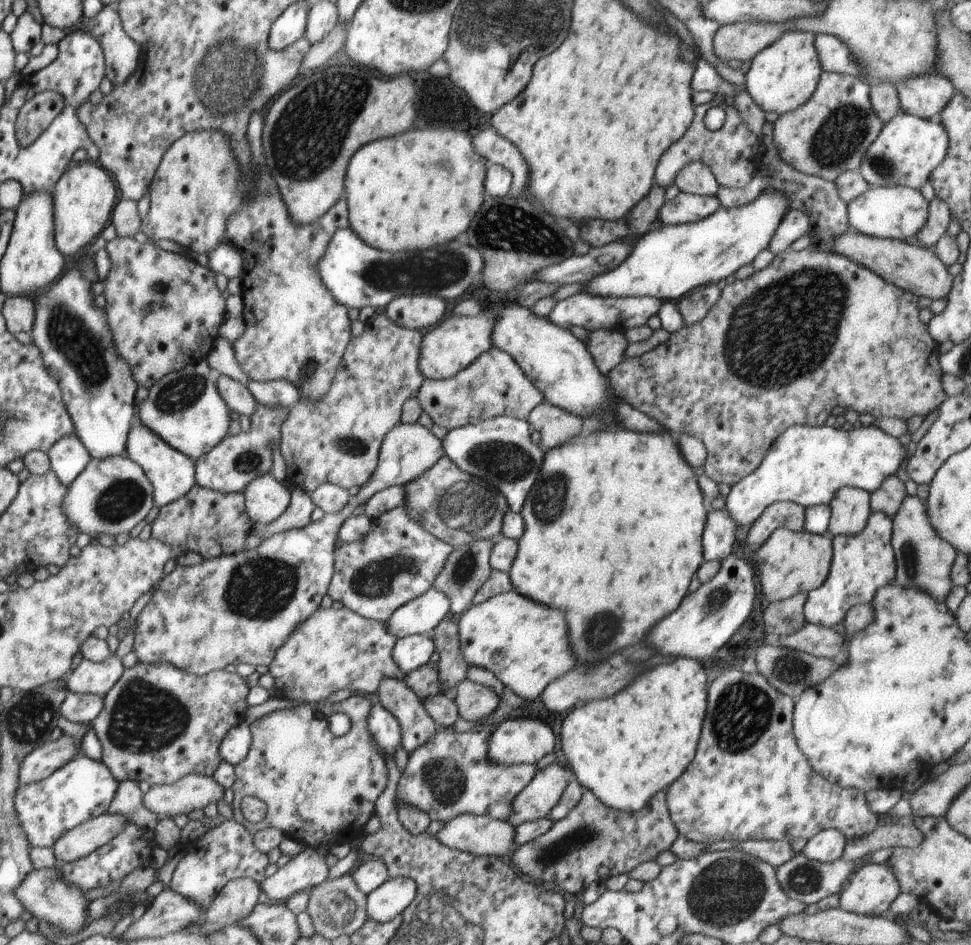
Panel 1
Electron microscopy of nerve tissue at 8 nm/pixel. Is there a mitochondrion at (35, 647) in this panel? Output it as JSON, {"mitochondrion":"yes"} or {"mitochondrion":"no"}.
{"mitochondrion":"no"}

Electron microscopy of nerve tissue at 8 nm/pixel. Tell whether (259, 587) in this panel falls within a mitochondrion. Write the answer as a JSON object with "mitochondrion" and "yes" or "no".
{"mitochondrion":"yes"}

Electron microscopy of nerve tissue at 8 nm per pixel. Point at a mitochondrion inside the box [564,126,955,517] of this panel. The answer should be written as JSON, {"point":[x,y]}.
{"point":[783,331]}

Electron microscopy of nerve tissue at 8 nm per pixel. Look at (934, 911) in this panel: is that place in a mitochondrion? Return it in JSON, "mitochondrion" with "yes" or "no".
{"mitochondrion":"no"}

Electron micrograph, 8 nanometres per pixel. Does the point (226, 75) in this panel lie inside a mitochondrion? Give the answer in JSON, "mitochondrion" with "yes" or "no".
{"mitochondrion":"yes"}

